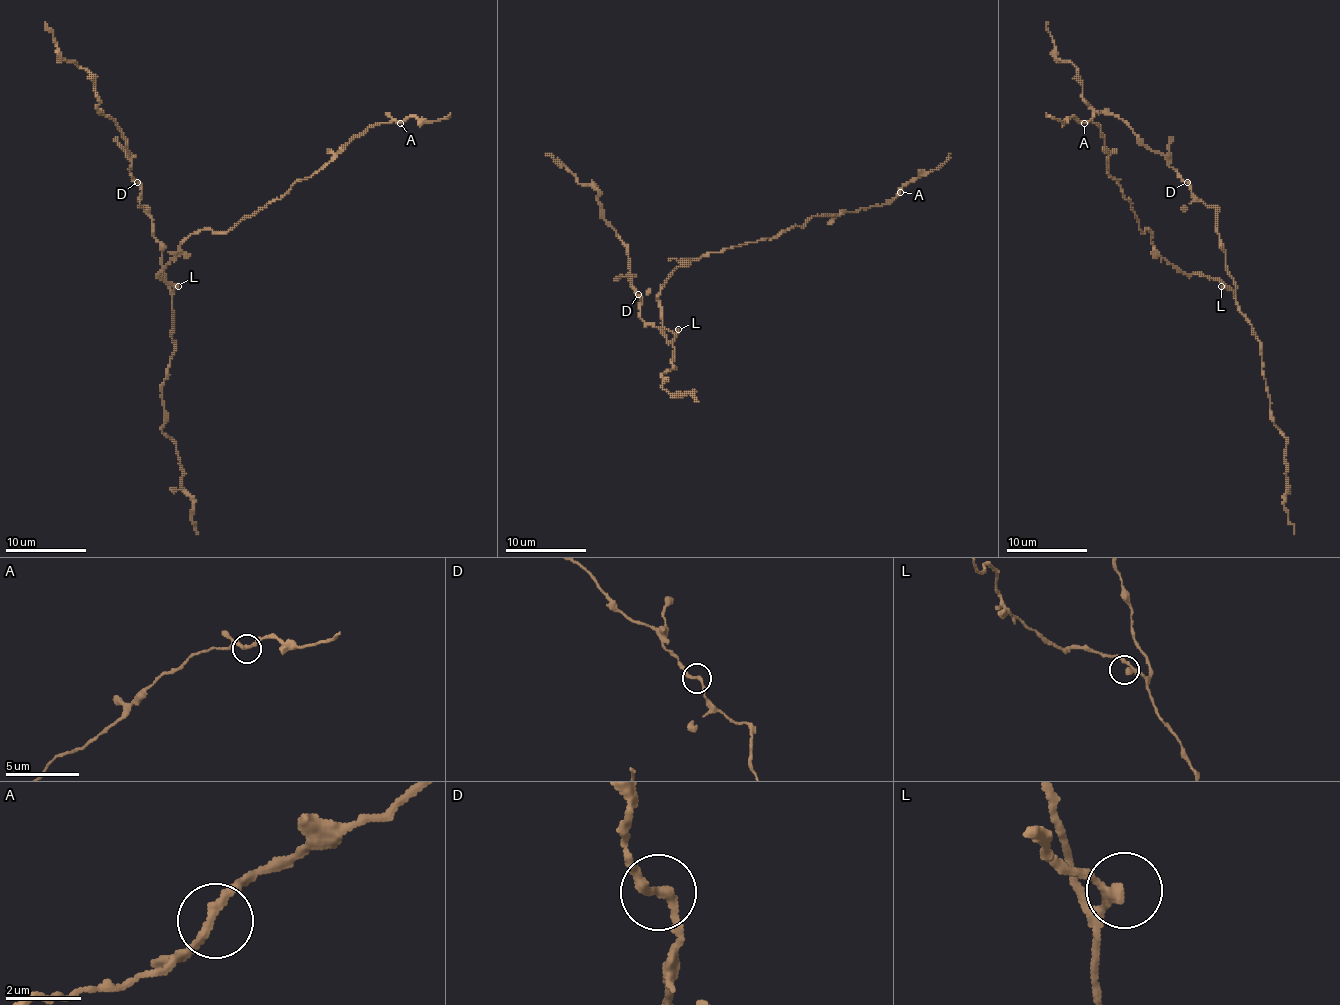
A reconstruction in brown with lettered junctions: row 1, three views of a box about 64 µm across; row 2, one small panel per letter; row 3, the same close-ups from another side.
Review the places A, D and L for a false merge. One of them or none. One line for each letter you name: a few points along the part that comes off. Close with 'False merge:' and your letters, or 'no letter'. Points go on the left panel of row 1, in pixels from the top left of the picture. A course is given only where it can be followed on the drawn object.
False merge: no letter

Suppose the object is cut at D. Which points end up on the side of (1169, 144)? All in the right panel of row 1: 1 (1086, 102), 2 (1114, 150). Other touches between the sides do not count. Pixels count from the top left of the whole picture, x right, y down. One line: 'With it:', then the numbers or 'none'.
With it: 1

